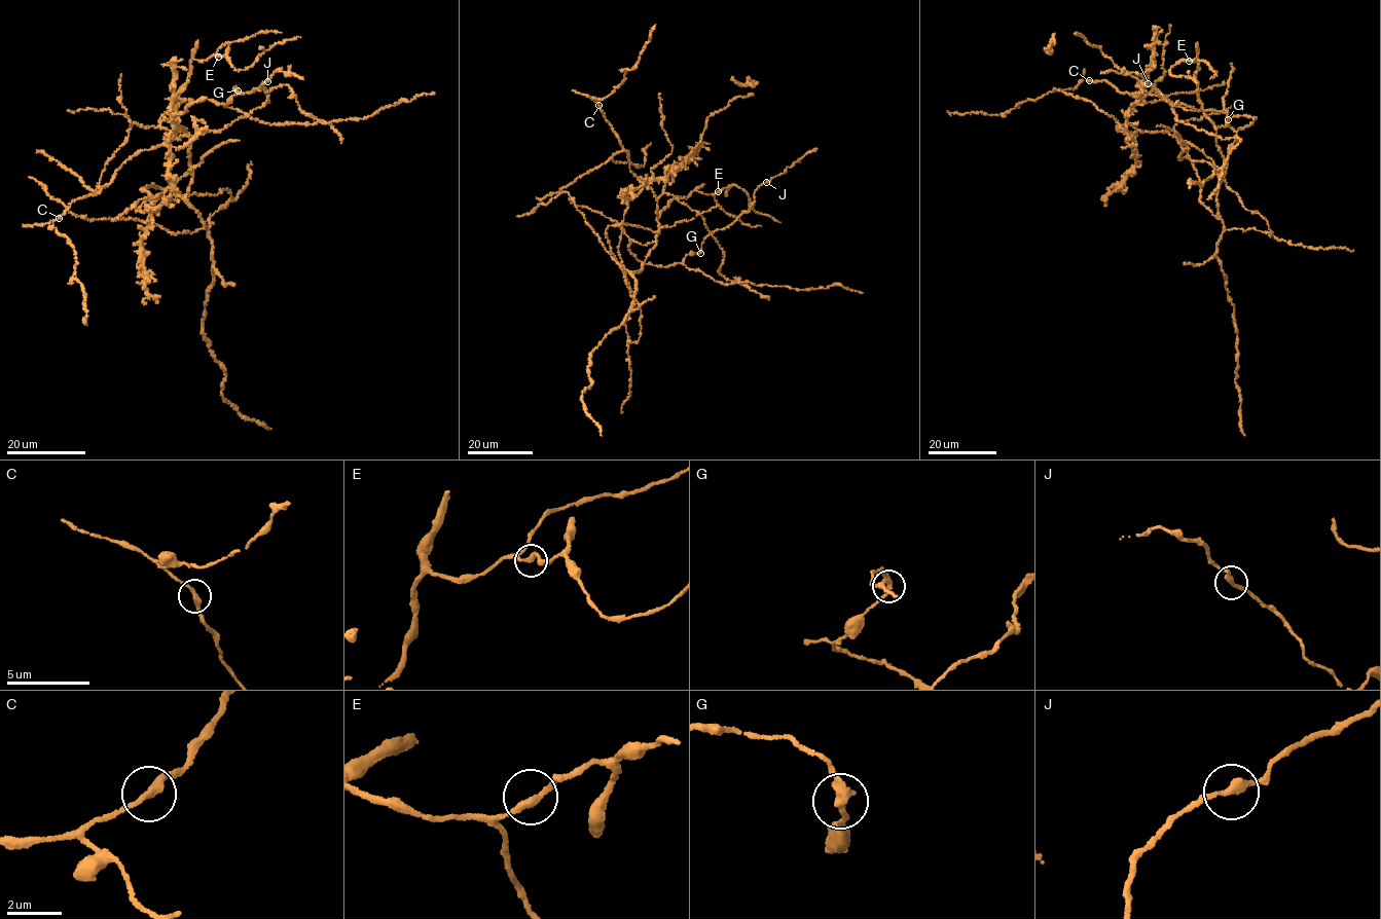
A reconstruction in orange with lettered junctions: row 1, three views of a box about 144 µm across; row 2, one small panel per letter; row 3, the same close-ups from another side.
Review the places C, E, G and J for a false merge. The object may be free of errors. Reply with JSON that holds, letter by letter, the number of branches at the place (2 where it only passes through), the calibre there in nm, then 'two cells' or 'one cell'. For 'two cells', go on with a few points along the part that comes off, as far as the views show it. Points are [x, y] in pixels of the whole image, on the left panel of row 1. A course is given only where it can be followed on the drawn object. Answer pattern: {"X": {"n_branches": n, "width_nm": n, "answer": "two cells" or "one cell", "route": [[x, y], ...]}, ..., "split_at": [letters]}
{"C": {"n_branches": 2, "width_nm": 260, "answer": "one cell"}, "E": {"n_branches": 2, "width_nm": 240, "answer": "one cell"}, "G": {"n_branches": 2, "width_nm": 240, "answer": "one cell"}, "J": {"n_branches": 2, "width_nm": 260, "answer": "one cell"}, "split_at": []}

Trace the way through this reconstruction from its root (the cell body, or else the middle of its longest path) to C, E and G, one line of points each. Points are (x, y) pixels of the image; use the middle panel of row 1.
C: (632, 272), (641, 270), (657, 242), (656, 198), (630, 170), (628, 152), (598, 105)
E: (632, 272), (641, 270), (656, 244), (657, 218), (675, 197), (686, 197), (695, 191), (707, 194), (718, 191)
G: (632, 272), (641, 270), (656, 243), (631, 240), (627, 250), (638, 260), (659, 266), (700, 253)

